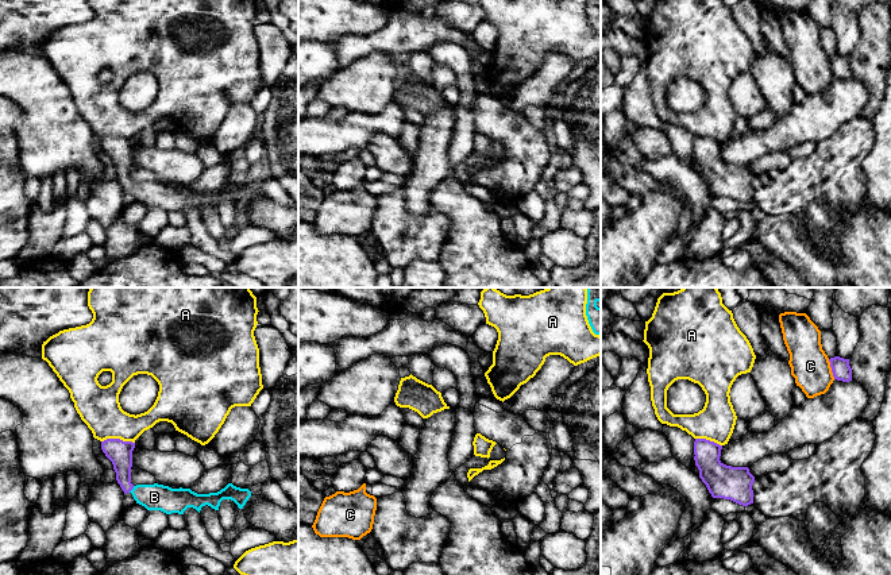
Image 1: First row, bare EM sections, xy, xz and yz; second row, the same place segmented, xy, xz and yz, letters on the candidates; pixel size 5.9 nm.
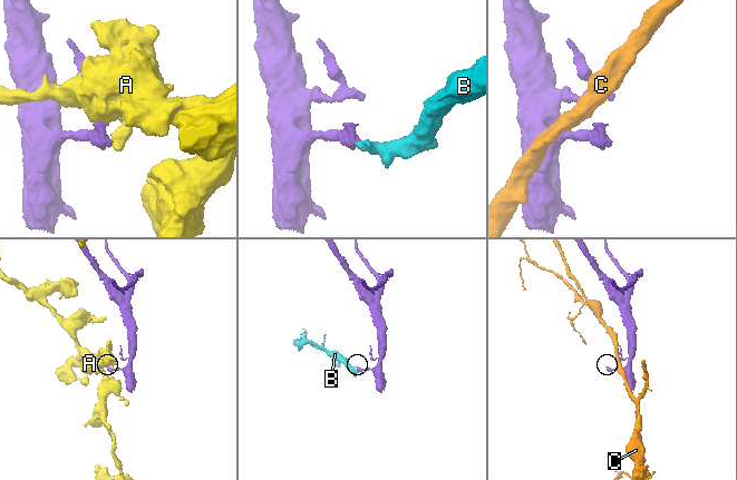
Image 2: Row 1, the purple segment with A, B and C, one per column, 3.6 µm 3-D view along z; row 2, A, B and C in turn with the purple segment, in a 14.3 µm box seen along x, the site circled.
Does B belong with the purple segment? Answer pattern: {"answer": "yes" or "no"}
{"answer": "yes"}

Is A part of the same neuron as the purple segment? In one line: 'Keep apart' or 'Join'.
Keep apart

